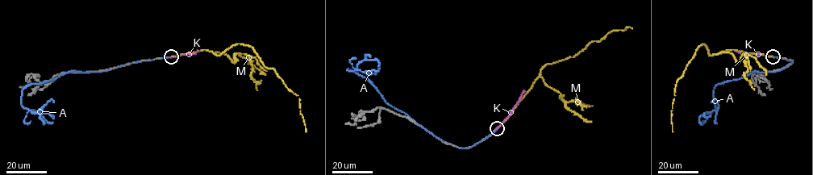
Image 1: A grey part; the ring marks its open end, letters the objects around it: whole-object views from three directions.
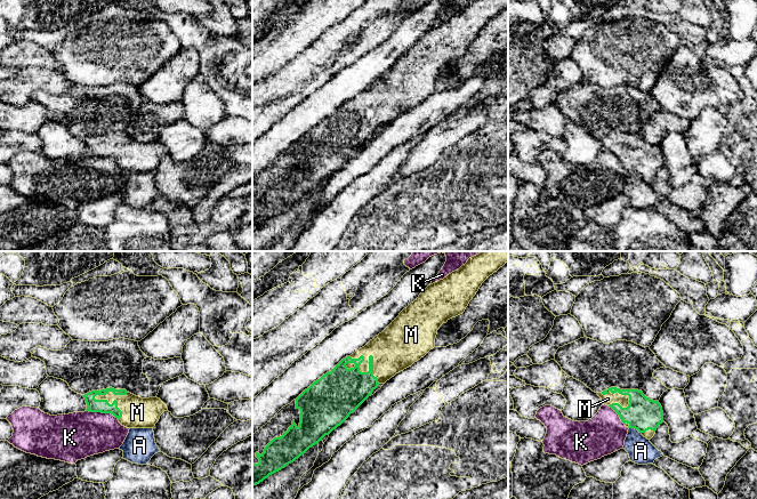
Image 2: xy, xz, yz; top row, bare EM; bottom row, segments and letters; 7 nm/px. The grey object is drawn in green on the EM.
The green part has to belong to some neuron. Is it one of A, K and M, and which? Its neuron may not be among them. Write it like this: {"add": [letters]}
{"add": ["M"]}

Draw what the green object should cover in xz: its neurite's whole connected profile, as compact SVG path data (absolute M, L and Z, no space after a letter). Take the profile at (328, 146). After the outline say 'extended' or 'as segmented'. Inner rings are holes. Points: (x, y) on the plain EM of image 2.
M474 0L469 2L459 14L452 16L443 24L428 30L381 78L376 80L364 91L360 92L351 100L343 103L330 116L323 119L305 134L296 143L296 153L300 154L299 169L297 170L295 164L292 164L292 169L288 175L283 177L282 180L274 182L265 191L261 199L256 196L259 207L252 208L252 231L293 207L313 190L319 188L325 179L329 179L333 174L340 170L351 158L371 140L372 136L379 128L385 128L396 118L411 111L433 94L435 91L435 82L440 71L443 67L446 67L450 63L462 58L482 27L506 7L508 7L508 0Z; extended

